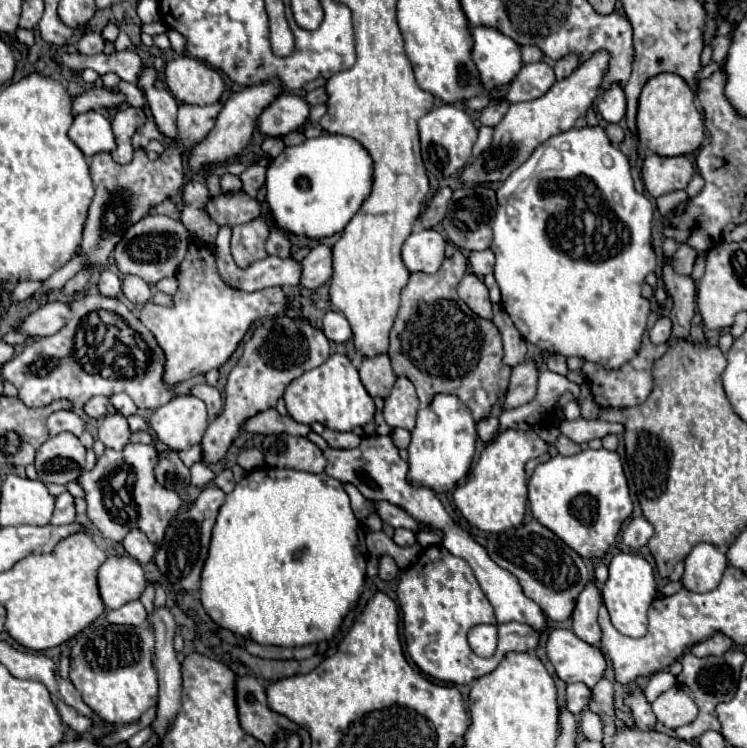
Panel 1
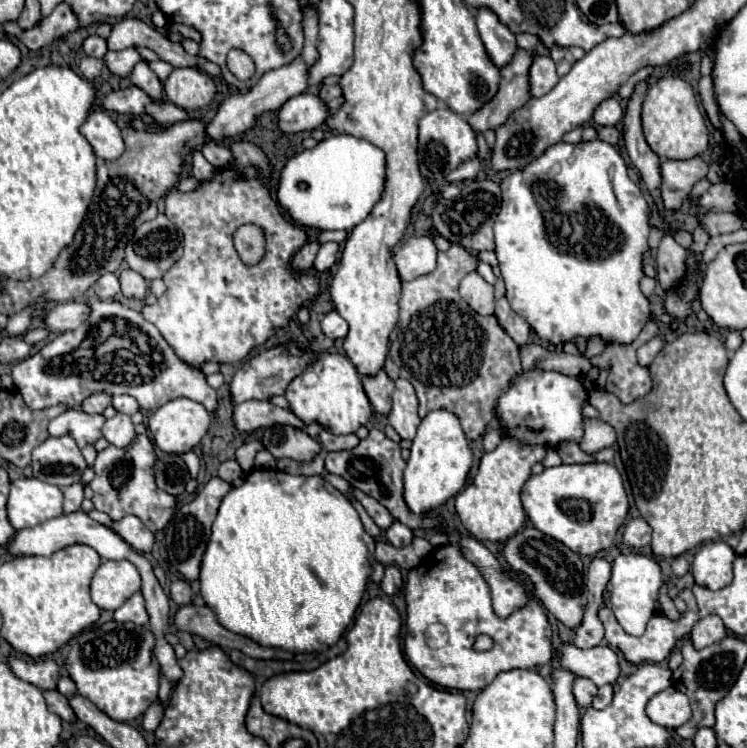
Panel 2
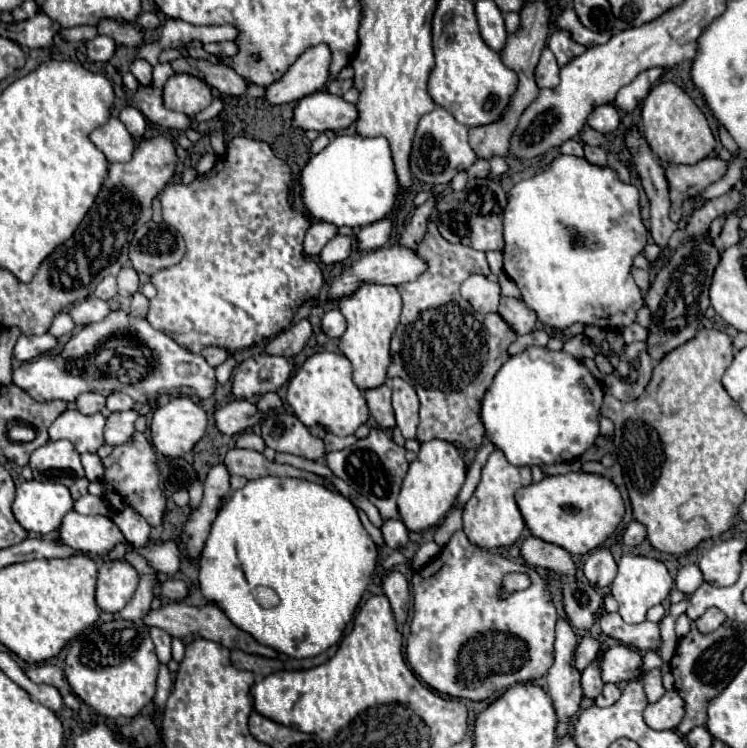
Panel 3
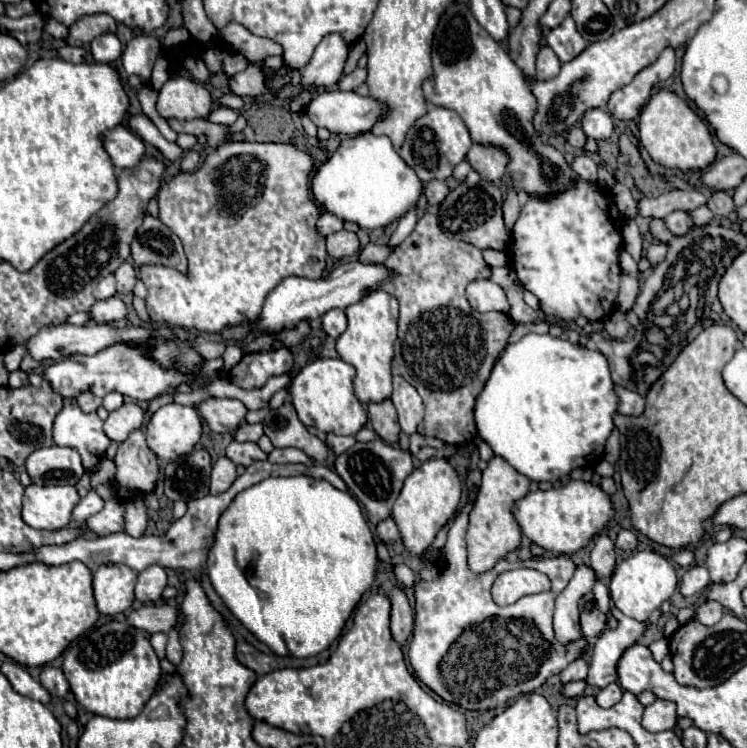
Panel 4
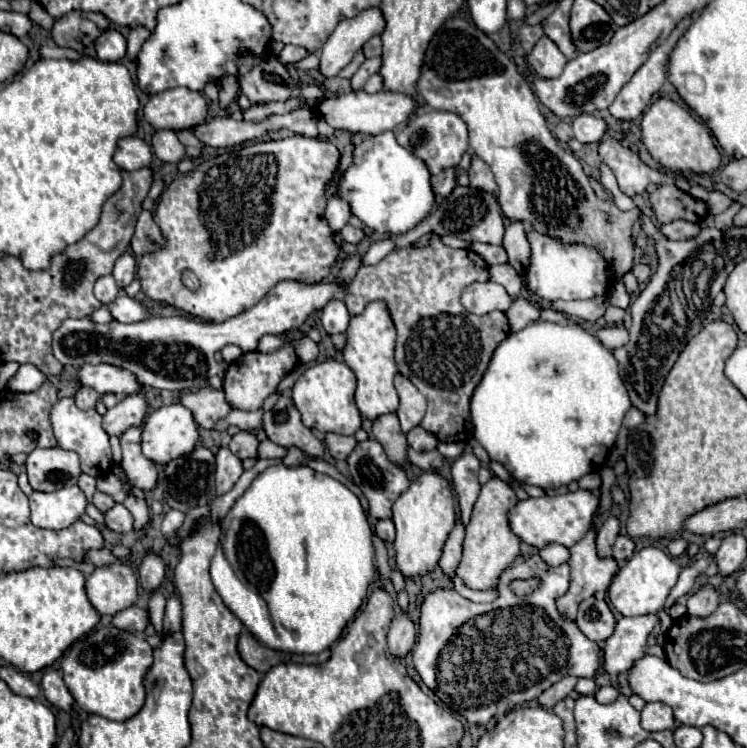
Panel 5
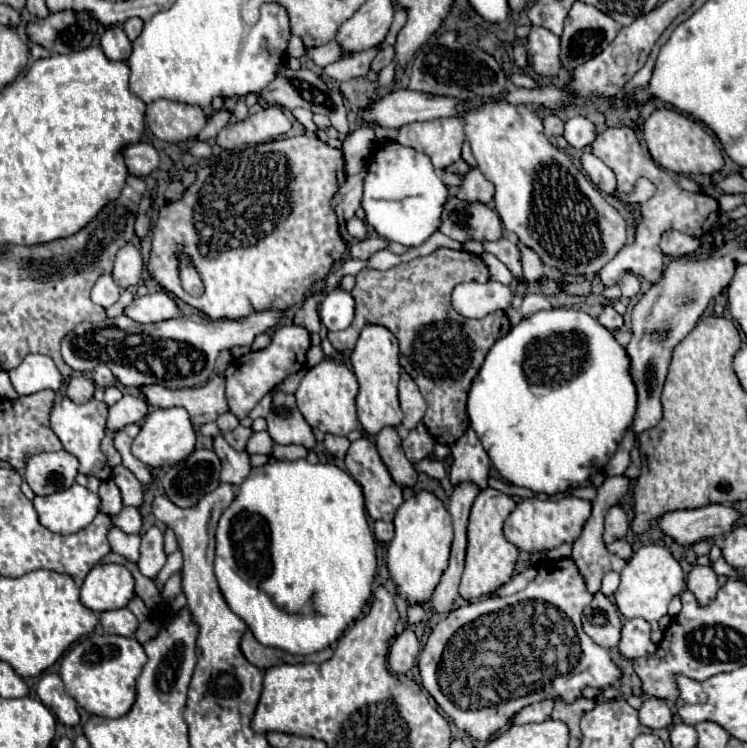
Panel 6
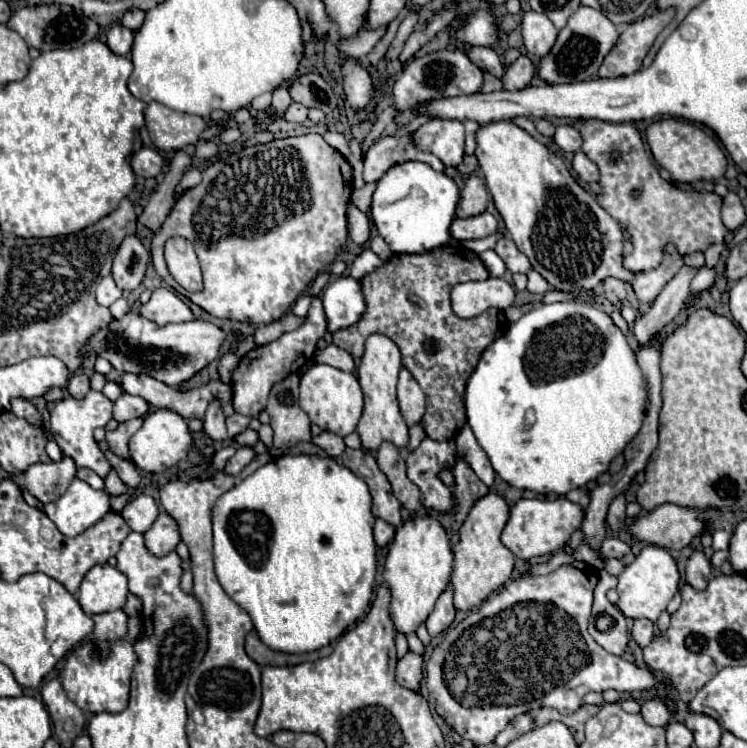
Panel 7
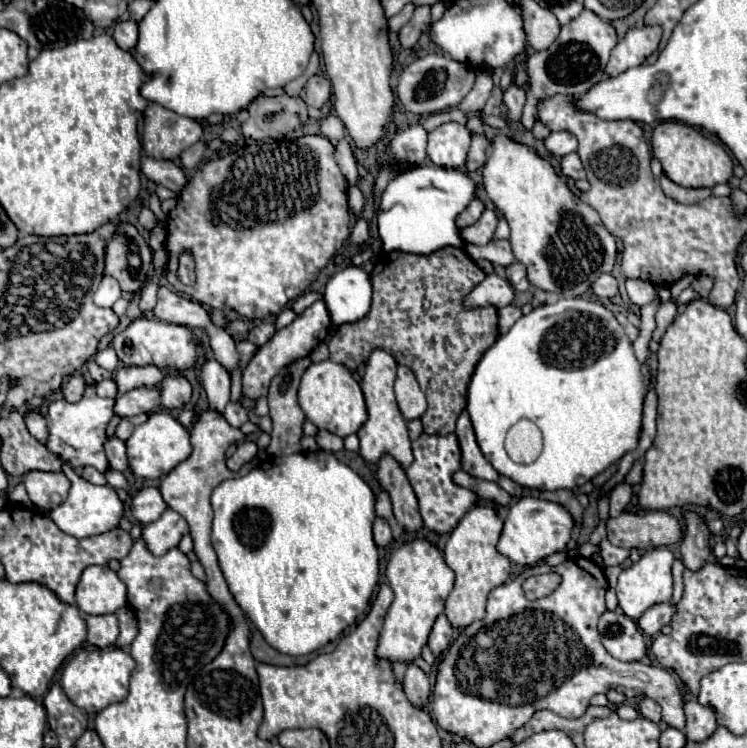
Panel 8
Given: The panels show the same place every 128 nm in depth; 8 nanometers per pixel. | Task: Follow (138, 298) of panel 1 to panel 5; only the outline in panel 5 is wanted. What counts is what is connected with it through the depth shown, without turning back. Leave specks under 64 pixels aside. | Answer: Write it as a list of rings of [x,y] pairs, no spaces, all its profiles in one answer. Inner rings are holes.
[[[130,254],[120,256],[116,260],[116,264],[114,264],[112,276],[114,276],[118,288],[126,288],[134,280],[134,276],[136,276],[136,258],[130,256]]]

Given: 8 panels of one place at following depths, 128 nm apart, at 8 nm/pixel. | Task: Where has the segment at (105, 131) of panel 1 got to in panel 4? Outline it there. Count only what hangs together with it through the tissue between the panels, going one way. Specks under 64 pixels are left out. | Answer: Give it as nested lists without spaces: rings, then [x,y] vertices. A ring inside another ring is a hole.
[[[118,124],[102,134],[104,150],[116,168],[134,168],[144,156],[144,144],[124,124]]]

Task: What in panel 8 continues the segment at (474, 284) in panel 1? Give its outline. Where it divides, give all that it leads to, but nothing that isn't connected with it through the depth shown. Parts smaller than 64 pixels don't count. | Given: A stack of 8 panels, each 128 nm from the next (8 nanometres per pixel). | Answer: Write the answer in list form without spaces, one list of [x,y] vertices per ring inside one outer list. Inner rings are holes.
[[[488,274],[472,292],[468,292],[462,300],[464,308],[480,308],[480,306],[494,306],[504,308],[514,300],[514,290],[506,278],[496,274]]]

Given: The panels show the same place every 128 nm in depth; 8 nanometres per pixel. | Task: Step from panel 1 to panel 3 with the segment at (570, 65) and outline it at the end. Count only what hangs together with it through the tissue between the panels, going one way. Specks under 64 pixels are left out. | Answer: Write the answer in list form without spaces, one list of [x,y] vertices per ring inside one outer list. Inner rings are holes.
[[[554,32],[548,40],[548,48],[554,52],[556,60],[558,60],[558,66],[564,66],[568,64],[572,58],[580,56],[586,48],[582,44],[576,44],[574,40],[570,40],[570,34],[568,32]]]

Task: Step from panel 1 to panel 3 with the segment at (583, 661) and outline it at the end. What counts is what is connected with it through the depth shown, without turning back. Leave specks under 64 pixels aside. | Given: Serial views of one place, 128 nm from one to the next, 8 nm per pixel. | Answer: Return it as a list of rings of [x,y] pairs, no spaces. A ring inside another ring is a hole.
[[[616,644],[612,648],[606,648],[596,660],[600,668],[600,676],[604,682],[622,682],[622,680],[632,680],[638,676],[642,658],[636,650],[630,650],[624,644]]]

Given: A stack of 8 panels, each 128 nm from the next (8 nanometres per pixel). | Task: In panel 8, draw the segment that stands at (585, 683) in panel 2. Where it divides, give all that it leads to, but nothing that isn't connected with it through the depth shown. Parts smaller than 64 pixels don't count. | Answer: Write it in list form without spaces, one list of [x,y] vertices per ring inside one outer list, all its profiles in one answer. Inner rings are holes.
[[[672,604],[652,606],[652,608],[648,608],[648,610],[640,616],[638,626],[640,626],[640,630],[642,630],[644,634],[654,636],[654,634],[660,632],[662,626],[666,626],[666,624],[670,622],[672,614],[674,614],[674,606],[672,606]]]

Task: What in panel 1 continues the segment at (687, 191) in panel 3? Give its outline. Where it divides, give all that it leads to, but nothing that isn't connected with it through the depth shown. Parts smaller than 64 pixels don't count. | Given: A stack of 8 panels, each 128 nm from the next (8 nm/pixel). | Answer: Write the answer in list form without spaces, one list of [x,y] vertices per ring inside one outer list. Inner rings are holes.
[[[650,154],[642,164],[642,180],[650,196],[658,198],[666,192],[686,190],[688,182],[694,176],[694,166],[686,156],[664,158],[658,154]]]

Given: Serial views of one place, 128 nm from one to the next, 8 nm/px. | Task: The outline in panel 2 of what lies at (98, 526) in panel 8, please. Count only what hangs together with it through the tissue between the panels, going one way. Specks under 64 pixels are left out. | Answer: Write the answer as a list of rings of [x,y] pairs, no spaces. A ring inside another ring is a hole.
[[[18,478],[10,484],[8,520],[20,528],[30,528],[62,514],[60,488],[40,482],[38,478]]]

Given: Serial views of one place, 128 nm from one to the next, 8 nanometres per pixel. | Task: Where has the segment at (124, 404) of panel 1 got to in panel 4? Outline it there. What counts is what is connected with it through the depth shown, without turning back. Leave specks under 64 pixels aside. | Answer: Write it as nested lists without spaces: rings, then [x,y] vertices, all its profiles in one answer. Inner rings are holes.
[[[110,392],[110,394],[106,394],[106,396],[104,396],[104,402],[102,402],[102,406],[104,406],[108,412],[120,408],[122,404],[124,404],[124,396],[118,394],[118,392]]]

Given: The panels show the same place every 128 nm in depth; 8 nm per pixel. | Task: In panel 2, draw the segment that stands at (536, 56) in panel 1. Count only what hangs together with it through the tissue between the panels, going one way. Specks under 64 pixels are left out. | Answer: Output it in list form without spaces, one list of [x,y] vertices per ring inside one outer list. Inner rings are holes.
[[[518,34],[518,48],[526,50],[528,54],[536,56],[536,50],[538,50],[538,38],[534,34]]]

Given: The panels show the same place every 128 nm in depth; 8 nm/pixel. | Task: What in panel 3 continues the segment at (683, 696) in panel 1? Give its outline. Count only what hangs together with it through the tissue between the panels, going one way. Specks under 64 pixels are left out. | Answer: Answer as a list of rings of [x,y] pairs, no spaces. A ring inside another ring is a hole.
[[[676,690],[666,692],[658,702],[650,702],[644,710],[644,720],[654,730],[674,730],[684,718],[684,700]]]

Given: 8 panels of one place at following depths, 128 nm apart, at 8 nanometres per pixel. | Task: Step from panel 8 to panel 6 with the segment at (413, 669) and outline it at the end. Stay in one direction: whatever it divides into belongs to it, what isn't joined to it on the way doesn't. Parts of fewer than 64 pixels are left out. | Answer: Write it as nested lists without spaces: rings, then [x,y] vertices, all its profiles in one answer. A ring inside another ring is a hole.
[[[404,628],[404,632],[398,634],[394,638],[394,644],[390,646],[388,664],[390,664],[392,672],[406,674],[414,666],[418,652],[420,652],[420,642],[418,642],[416,634],[412,632],[412,628]]]

